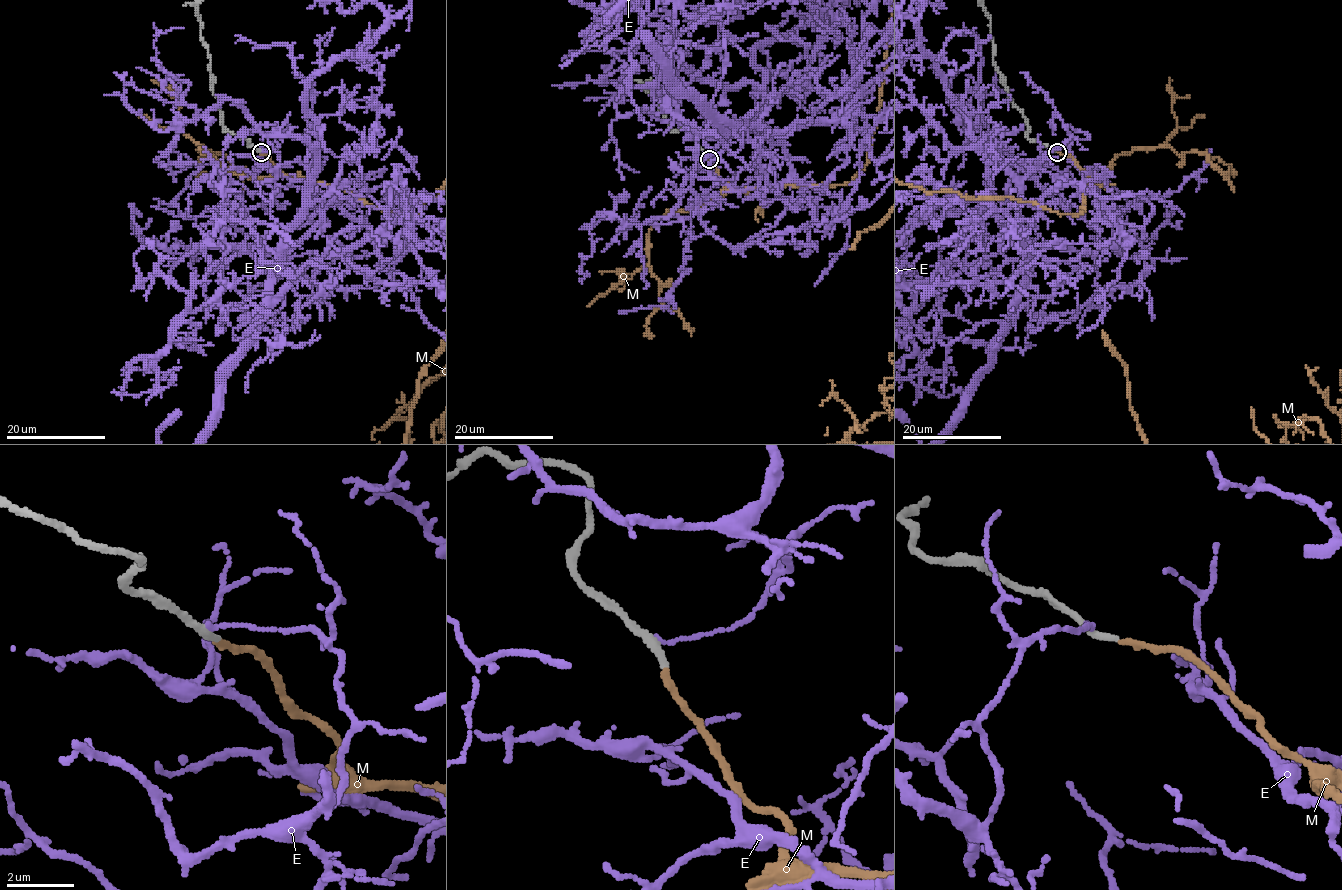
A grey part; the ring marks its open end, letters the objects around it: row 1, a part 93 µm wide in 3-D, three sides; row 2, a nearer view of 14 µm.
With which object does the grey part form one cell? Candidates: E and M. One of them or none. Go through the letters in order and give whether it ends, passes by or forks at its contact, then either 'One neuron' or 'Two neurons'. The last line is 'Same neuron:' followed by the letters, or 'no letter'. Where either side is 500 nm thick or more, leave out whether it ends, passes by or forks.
E: It ends there. Two neurons
M: It ends there. One neuron
Same neuron: M

